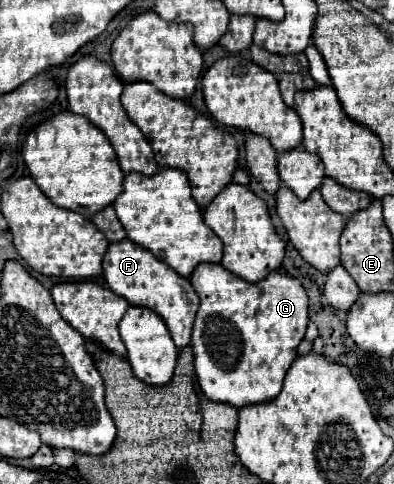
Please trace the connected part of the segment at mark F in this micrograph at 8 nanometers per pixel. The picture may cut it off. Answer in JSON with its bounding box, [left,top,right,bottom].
[103,239,199,347]

